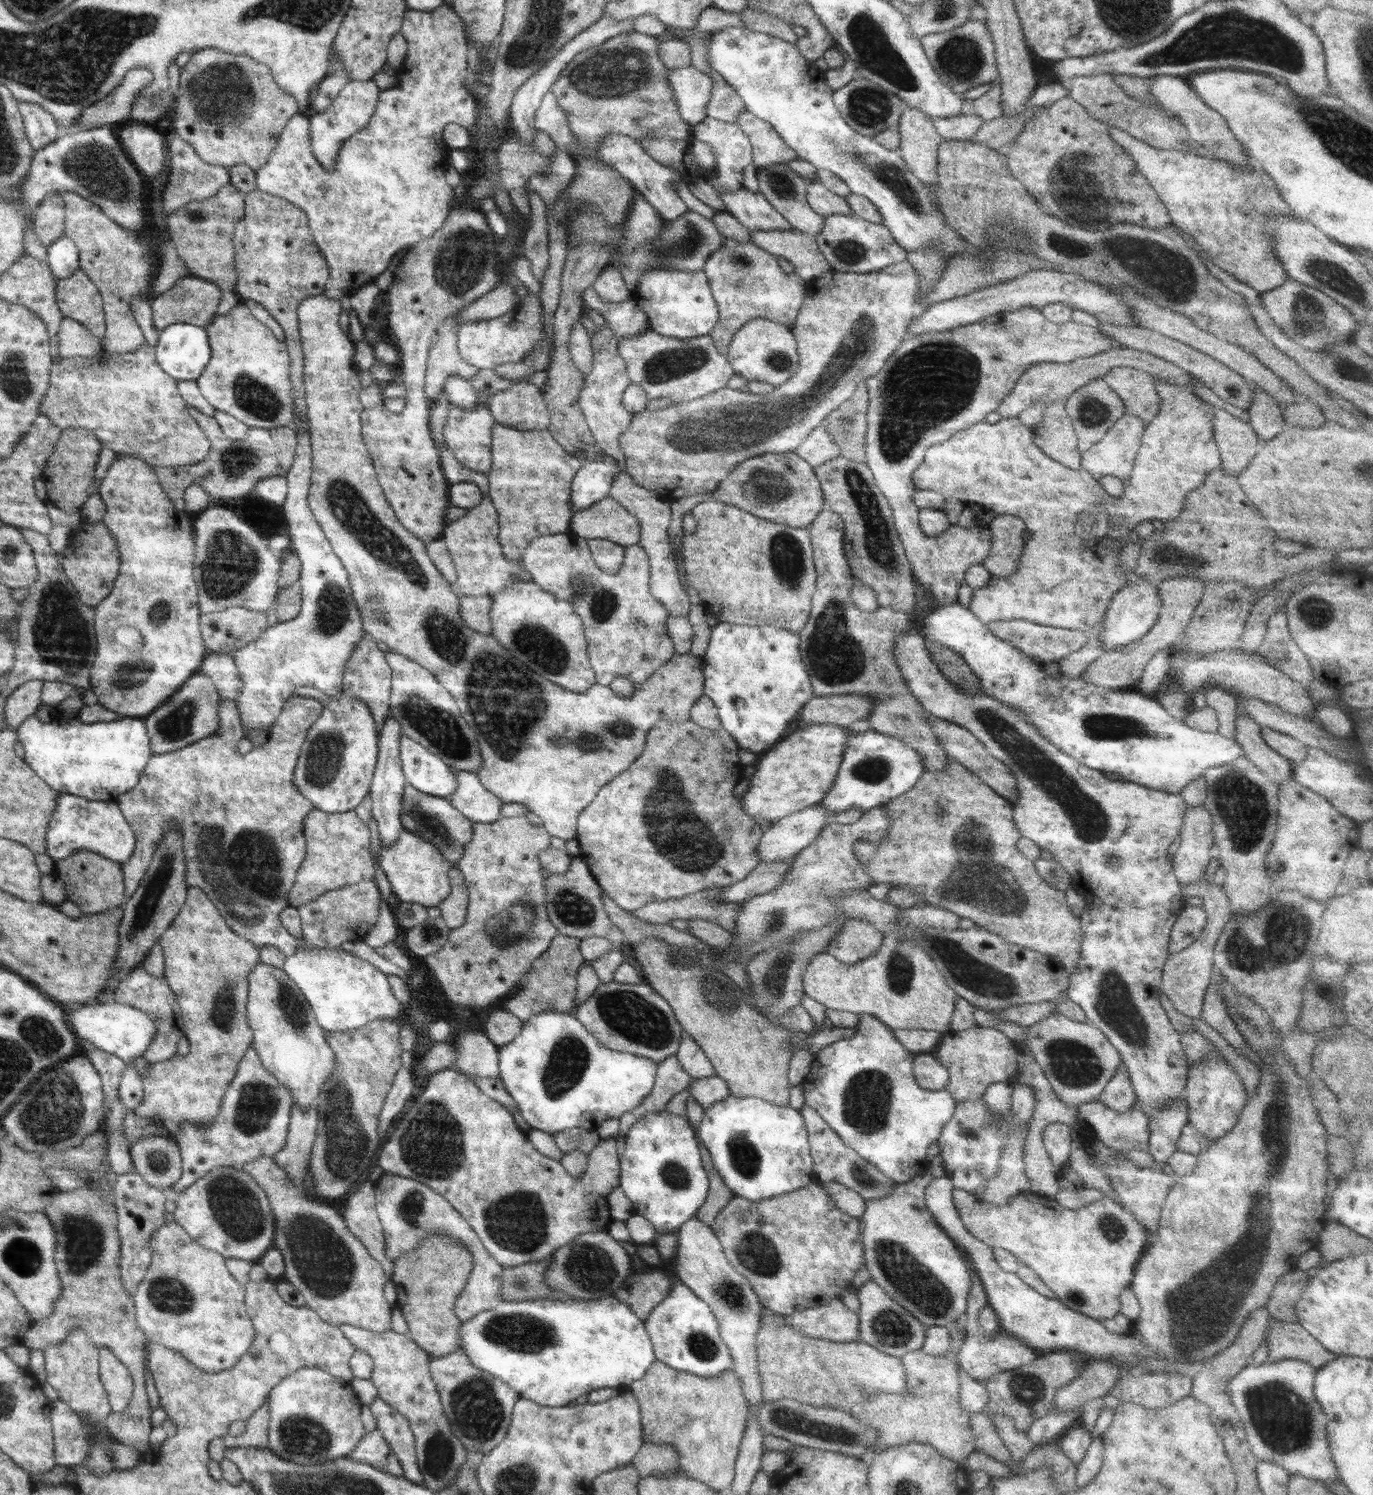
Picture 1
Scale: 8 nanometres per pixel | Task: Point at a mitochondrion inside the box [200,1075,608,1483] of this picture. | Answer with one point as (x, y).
(321, 1259)

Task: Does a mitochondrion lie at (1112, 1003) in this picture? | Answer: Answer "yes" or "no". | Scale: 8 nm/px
yes

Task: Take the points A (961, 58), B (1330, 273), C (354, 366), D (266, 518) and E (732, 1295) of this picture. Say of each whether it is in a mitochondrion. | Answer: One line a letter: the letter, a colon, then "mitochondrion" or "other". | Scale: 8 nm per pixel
A: mitochondrion
B: mitochondrion
C: other
D: mitochondrion
E: mitochondrion

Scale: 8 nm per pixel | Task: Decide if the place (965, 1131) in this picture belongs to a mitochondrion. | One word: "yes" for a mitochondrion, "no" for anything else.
yes

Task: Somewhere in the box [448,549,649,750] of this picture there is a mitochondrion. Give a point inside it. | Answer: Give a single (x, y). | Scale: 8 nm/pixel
(537, 648)

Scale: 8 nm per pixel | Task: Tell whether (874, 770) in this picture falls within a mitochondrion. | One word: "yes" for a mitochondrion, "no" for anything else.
yes

